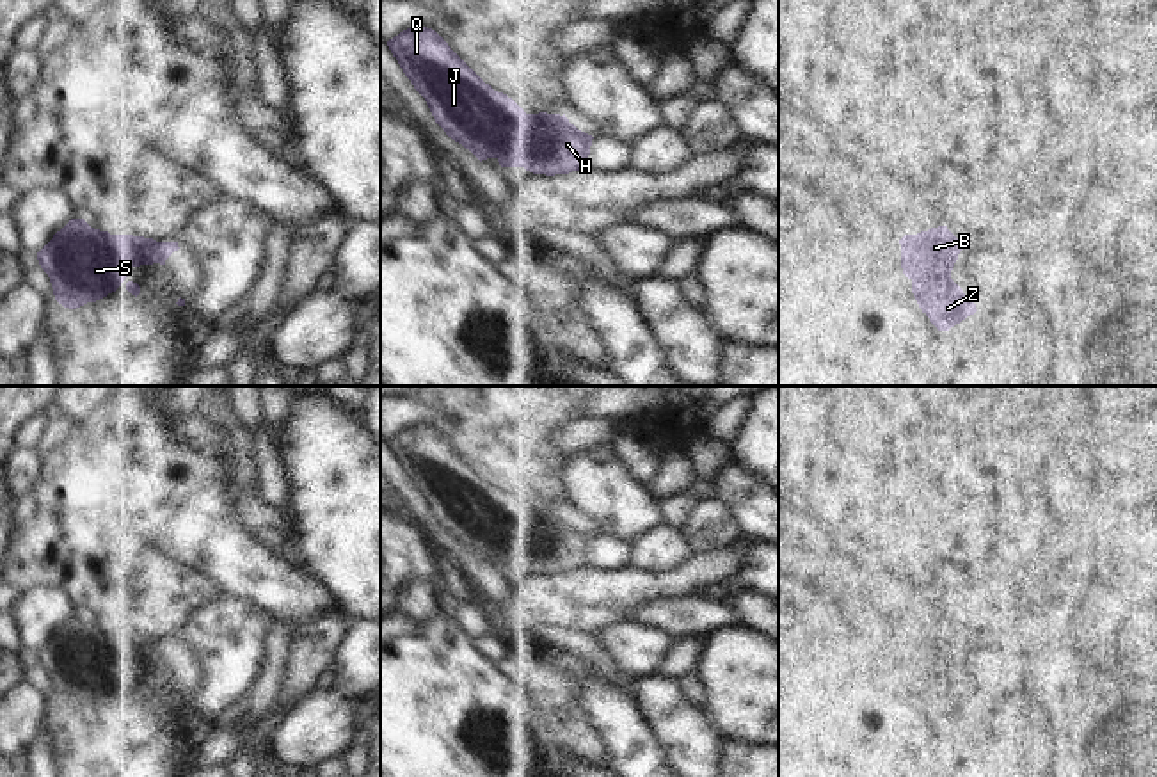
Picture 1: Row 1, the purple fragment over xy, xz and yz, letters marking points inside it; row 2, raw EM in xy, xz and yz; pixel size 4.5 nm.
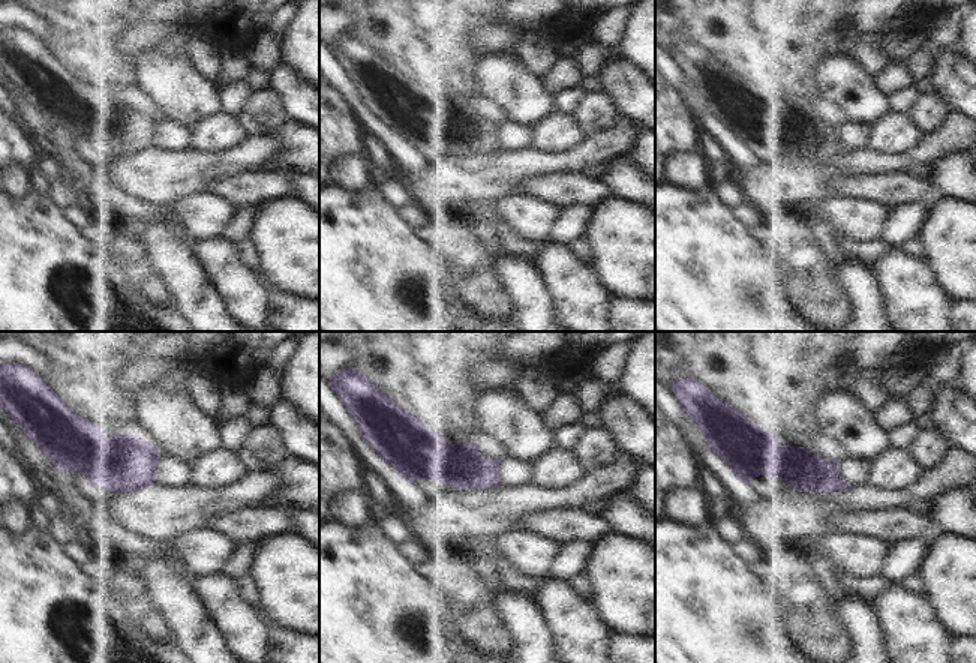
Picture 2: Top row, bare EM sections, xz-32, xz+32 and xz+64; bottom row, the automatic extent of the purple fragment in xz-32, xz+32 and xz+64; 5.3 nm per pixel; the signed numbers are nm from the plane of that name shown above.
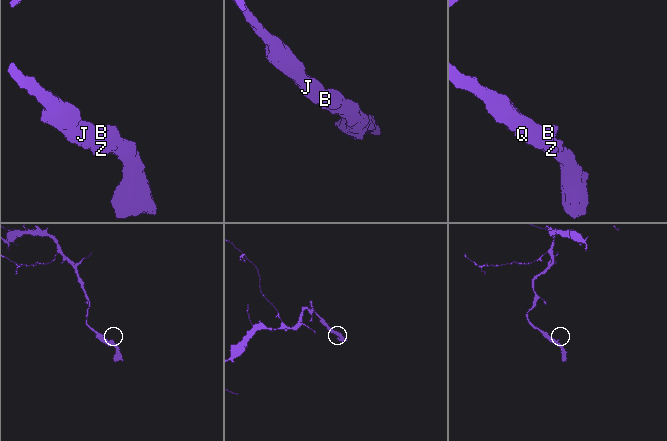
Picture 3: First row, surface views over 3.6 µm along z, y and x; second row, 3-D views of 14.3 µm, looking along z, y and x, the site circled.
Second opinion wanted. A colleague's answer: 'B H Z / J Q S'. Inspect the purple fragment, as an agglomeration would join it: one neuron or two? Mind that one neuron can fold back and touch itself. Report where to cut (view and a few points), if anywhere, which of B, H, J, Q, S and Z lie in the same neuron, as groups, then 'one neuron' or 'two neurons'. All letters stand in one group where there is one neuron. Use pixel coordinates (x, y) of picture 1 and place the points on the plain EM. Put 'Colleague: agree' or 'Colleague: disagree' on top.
Colleague: disagree
no cut; B H J Q S Z; one neuron

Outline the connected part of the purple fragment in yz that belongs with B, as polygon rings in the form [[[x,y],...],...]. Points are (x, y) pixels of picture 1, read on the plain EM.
[[[947,624],[905,633],[899,642],[903,672],[912,679],[919,706],[938,729],[949,729],[977,709],[951,677],[963,640]]]

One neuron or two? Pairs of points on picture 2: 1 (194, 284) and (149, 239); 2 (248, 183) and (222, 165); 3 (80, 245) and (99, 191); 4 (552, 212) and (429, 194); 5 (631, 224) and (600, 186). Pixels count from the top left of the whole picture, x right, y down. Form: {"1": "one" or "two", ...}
{"1": "one", "2": "two", "3": "two", "4": "two", "5": "two"}

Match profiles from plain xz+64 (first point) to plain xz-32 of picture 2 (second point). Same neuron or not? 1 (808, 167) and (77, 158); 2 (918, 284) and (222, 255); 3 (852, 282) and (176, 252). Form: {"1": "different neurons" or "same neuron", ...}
{"1": "different neurons", "2": "same neuron", "3": "same neuron"}

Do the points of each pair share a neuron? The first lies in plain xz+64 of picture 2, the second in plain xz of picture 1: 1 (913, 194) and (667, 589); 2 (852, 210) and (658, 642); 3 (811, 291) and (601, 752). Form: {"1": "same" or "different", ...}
{"1": "different", "2": "same", "3": "same"}

